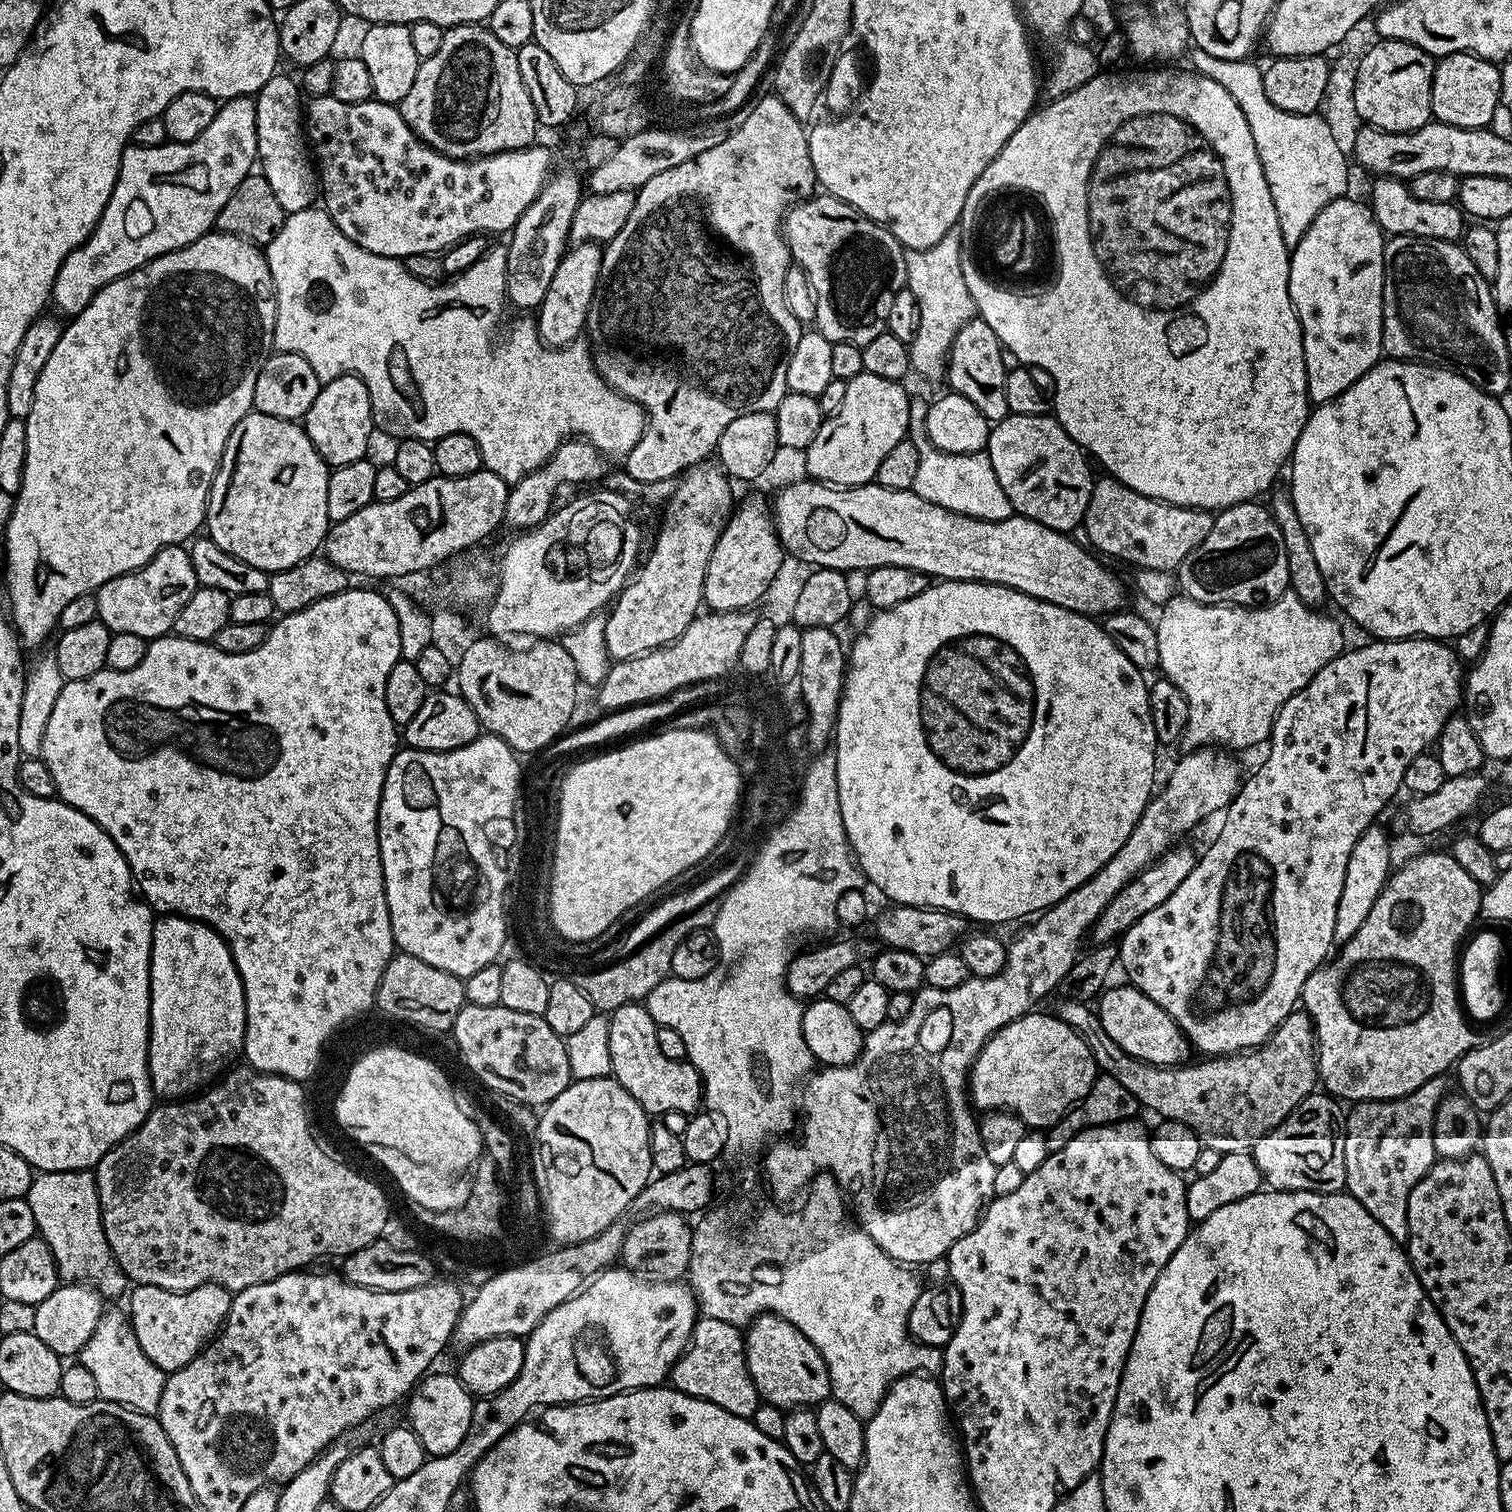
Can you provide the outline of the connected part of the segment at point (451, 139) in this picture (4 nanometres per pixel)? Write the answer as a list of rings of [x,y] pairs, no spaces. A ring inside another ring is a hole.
[[[483,23],[447,29],[442,47],[420,61],[414,86],[398,107],[418,139],[455,160],[527,148],[538,129],[534,102],[522,82],[522,70],[518,70],[516,49],[498,42]]]

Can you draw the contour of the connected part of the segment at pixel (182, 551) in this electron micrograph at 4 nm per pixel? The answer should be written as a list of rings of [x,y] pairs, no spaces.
[[[172,544],[169,548],[162,549],[149,564],[135,568],[133,572],[122,574],[97,588],[94,593],[96,615],[111,633],[138,634],[151,642],[157,636],[167,636],[172,632],[178,610],[182,610],[186,602],[190,602],[197,587],[189,549]]]

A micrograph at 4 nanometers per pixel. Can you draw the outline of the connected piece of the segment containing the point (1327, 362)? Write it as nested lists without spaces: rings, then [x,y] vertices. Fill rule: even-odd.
[[[1347,195],[1338,197],[1334,202],[1327,204],[1310,222],[1310,230],[1298,242],[1298,246],[1291,249],[1288,261],[1288,289],[1292,304],[1296,308],[1296,316],[1300,320],[1300,329],[1304,339],[1304,361],[1306,362],[1306,382],[1308,383],[1308,399],[1313,405],[1325,404],[1341,396],[1347,388],[1354,386],[1362,374],[1366,374],[1372,367],[1380,363],[1382,359],[1382,349],[1384,347],[1384,246],[1386,243],[1386,233],[1376,221],[1376,216],[1367,203],[1360,200],[1348,200]]]

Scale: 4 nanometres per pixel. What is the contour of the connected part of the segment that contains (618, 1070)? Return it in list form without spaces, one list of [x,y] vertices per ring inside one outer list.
[[[643,1003],[618,1006],[607,1017],[608,1045],[612,1076],[653,1117],[662,1118],[668,1112],[695,1113],[702,1104],[700,1072],[687,1059],[671,1060],[658,1047],[658,1025]]]

